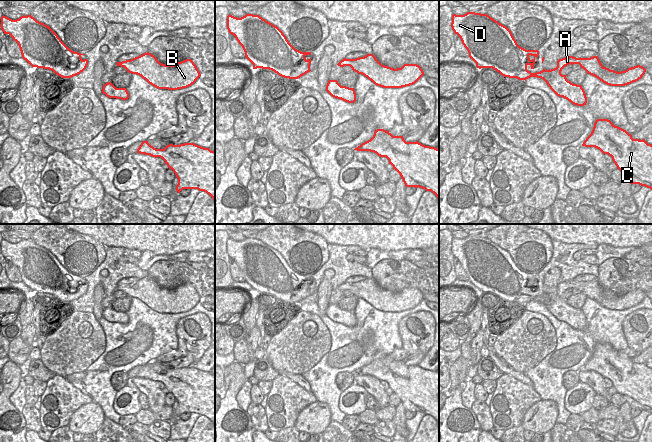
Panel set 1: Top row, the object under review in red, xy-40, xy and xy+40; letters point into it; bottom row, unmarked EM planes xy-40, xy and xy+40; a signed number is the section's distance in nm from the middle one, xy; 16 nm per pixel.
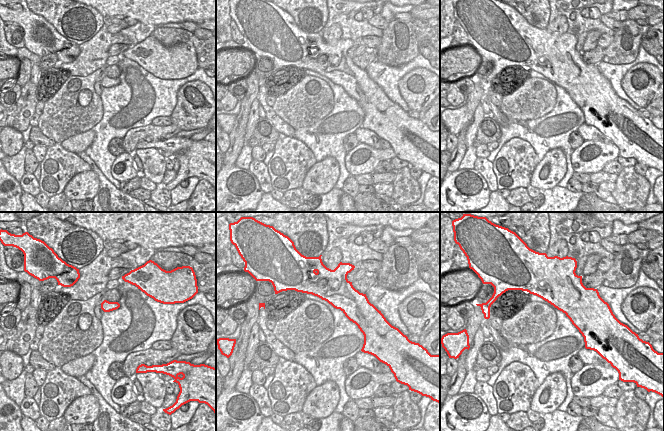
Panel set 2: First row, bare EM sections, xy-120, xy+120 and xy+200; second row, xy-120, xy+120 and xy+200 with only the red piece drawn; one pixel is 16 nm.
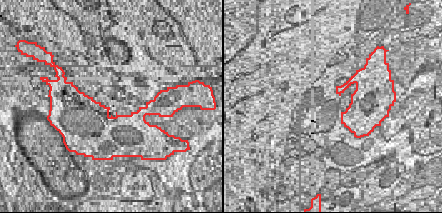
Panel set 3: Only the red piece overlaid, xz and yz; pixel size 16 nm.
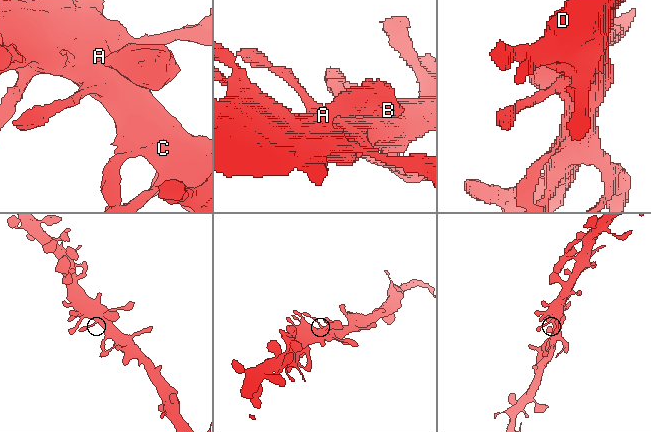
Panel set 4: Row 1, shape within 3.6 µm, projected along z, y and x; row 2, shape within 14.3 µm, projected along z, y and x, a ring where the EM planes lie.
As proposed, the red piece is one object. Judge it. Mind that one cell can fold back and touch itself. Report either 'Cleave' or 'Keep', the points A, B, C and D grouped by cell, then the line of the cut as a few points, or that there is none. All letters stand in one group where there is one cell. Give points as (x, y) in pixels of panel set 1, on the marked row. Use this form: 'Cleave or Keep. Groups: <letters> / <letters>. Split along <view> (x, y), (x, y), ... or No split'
Keep. Groups: A B C D. No split

